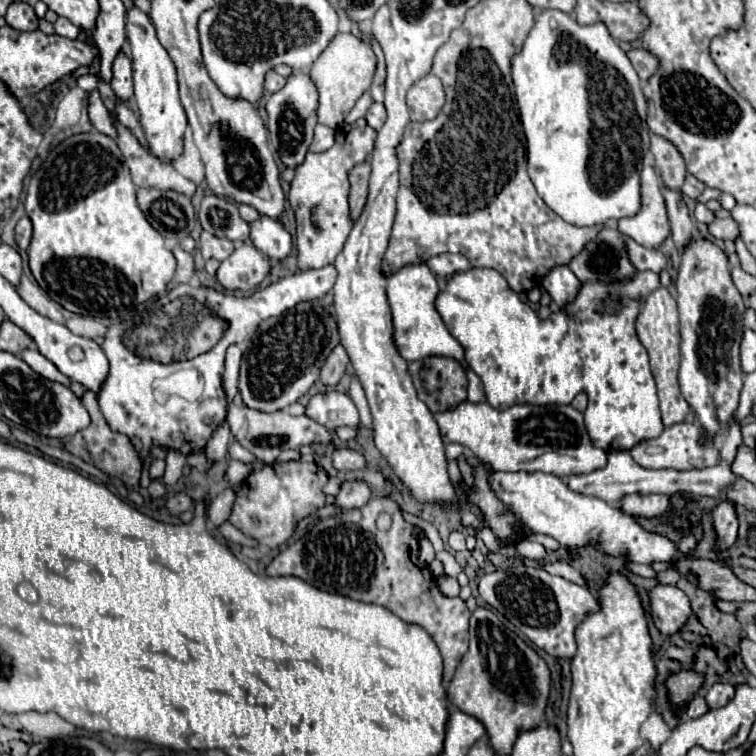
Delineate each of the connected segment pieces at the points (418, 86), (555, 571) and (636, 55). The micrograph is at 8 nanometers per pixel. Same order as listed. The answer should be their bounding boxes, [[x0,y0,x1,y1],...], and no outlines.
[[406,74,444,122],[544,562,587,587],[626,48,658,82]]

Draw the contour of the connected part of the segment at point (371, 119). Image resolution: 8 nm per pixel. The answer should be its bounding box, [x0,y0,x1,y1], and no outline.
[366,102,386,130]

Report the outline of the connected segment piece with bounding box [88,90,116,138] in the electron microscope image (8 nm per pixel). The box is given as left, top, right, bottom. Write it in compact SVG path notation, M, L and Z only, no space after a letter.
M94 90L90 92L90 100L88 100L88 116L90 116L90 122L94 124L94 128L110 138L116 138L116 126L114 126L114 120L112 120L112 114L110 110L104 106L100 94Z

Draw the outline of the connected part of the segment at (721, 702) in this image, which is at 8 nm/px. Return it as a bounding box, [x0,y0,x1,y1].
[704,684,736,708]

